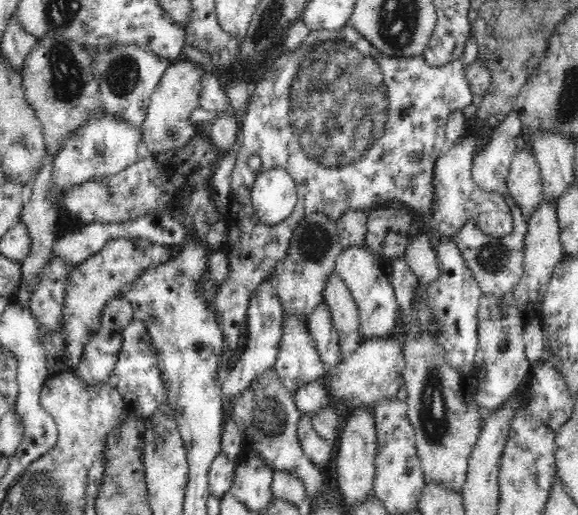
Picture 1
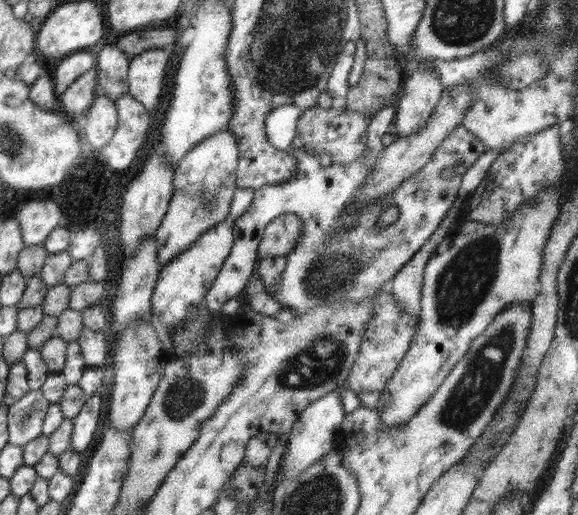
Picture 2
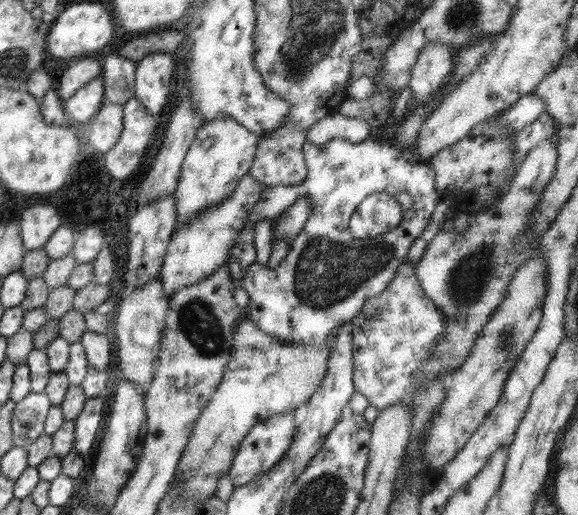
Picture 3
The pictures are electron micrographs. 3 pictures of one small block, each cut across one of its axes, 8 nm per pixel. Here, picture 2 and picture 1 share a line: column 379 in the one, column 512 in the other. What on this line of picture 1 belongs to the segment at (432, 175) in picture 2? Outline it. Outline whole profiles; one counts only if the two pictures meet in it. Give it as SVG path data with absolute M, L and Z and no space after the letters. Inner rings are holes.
M512 110L494 128L490 142L486 144L486 148L482 150L482 153L476 153L471 168L473 181L476 183L476 186L479 186L483 191L489 191L490 194L504 196L513 216L512 232L502 238L494 238L476 227L475 220L468 220L454 238L458 250L464 257L466 266L471 270L472 276L479 284L480 289L482 289L483 295L508 295L517 286L516 284L522 278L524 270L524 238L526 236L527 222L520 207L515 203L512 196L509 195L507 187L510 164L517 152L516 138L522 136L521 132L522 123L519 114Z

